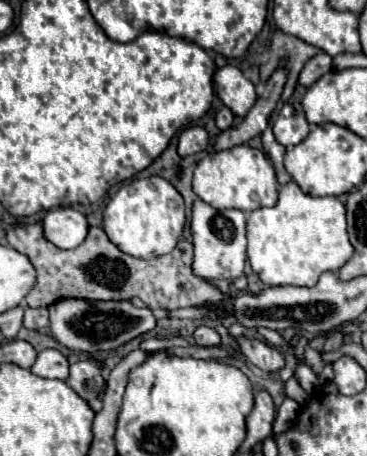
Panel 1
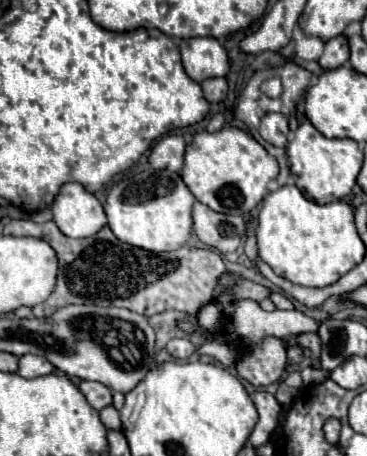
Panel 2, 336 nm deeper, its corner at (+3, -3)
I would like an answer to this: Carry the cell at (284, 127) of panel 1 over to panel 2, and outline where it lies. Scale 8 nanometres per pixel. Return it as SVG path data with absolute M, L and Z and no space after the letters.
M266 114L260 124L260 134L266 142L284 148L286 146L286 134L288 134L288 118L284 114Z

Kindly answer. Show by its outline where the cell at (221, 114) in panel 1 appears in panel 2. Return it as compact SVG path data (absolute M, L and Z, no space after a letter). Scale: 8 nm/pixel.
M208 78L208 80L200 82L200 86L202 86L202 90L204 90L206 100L212 102L212 104L224 100L226 90L228 90L228 86L226 86L226 78Z

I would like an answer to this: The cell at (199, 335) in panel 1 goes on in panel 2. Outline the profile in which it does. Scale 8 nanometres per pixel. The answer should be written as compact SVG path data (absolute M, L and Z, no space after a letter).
M174 338L174 340L170 340L166 344L166 350L168 350L170 356L180 358L180 360L186 360L186 358L190 358L194 354L196 348L192 346L192 342L188 338Z

